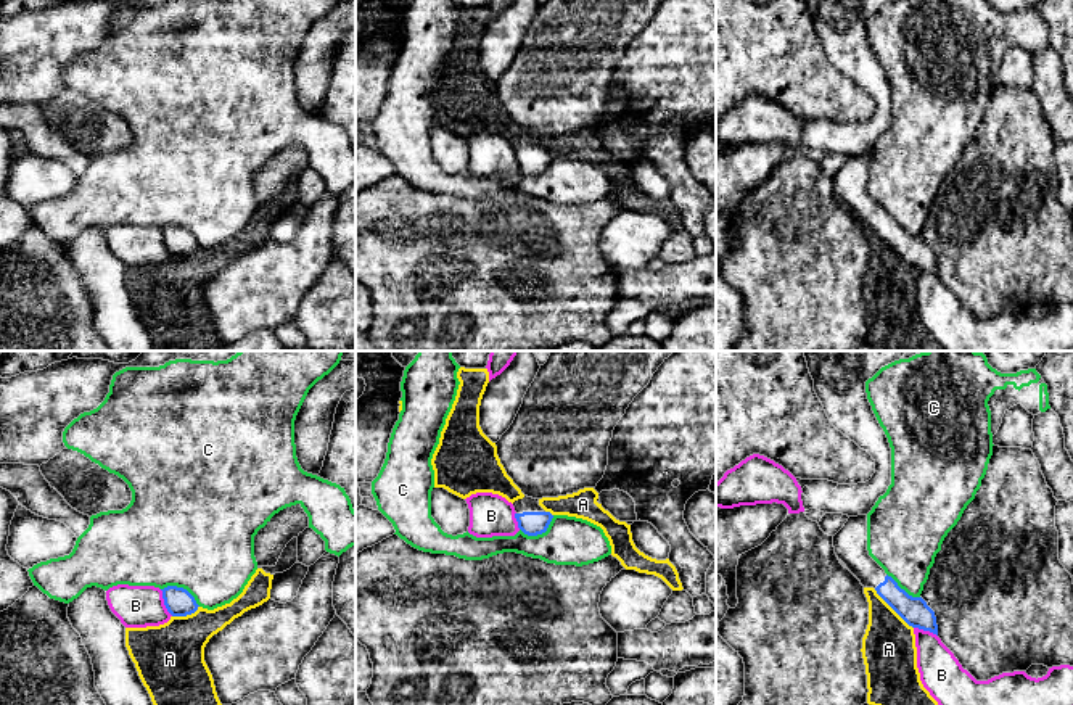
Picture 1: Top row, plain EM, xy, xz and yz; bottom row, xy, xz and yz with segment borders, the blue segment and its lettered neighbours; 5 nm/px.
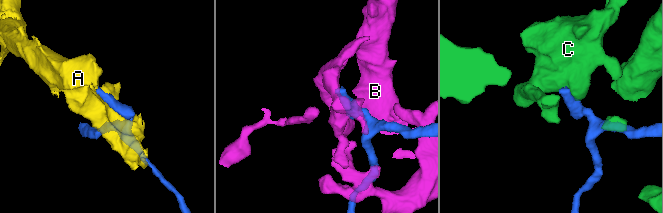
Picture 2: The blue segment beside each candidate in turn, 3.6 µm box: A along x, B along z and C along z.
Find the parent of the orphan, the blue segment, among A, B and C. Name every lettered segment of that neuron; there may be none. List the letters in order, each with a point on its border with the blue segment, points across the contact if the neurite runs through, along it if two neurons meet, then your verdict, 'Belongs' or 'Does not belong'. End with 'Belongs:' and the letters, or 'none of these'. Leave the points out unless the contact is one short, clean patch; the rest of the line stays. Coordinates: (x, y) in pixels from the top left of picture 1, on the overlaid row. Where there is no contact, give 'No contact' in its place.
A: Touches blue at yz (893, 609). Does not belong
B: Touches blue at xy (164, 602). Does not belong
C: Touches blue at xy (182, 588). Boundary: xy (161, 588), (182, 586), (200, 606). Does not belong
Belongs: none of these

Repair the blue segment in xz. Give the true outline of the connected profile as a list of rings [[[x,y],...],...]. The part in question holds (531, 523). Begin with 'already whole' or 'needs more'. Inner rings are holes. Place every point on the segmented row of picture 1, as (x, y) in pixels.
needs more | [[[524,496],[513,502],[515,518],[518,522],[518,528],[528,536],[537,536],[547,531],[553,515],[545,512],[539,505],[539,499],[532,499]]]

